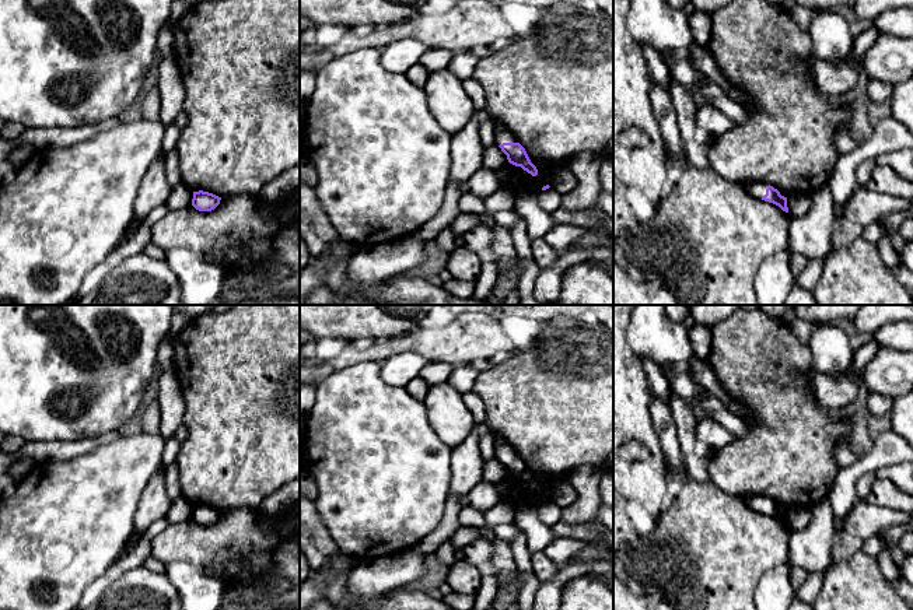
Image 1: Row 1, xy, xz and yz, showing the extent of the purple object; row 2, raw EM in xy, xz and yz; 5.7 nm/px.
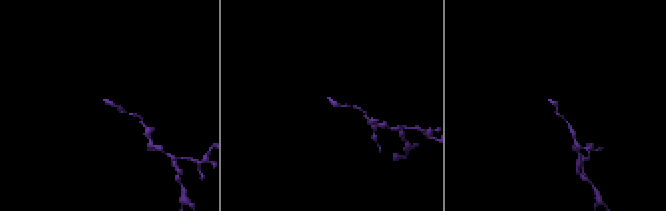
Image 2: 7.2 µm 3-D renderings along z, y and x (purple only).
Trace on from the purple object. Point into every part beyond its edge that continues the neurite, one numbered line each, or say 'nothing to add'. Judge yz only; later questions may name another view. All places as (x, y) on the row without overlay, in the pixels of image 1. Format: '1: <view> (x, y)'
1: yz (758, 502)

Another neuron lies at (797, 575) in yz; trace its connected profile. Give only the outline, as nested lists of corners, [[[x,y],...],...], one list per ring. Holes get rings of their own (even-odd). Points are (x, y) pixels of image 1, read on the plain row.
[[[793,567],[790,572],[790,581],[794,589],[798,589],[807,579],[808,572],[801,567]]]

